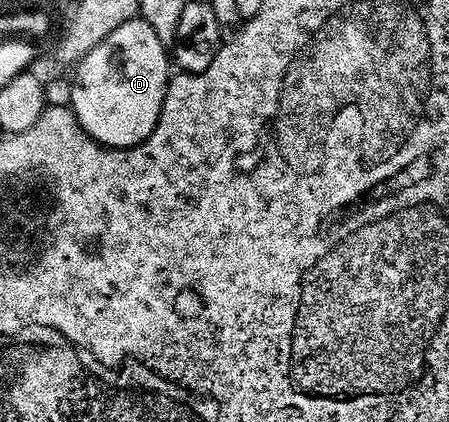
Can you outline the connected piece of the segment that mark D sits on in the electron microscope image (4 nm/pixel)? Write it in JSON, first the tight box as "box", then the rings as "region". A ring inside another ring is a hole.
{"box":[70,18,170,148],"region":[[[131,18],[126,24],[114,28],[114,32],[110,32],[110,36],[102,40],[102,44],[90,48],[90,52],[83,54],[79,62],[75,63],[76,75],[70,78],[70,109],[76,114],[80,127],[101,146],[127,148],[145,142],[156,127],[156,121],[162,112],[164,94],[168,91],[170,77],[168,66],[170,67],[170,54],[166,43],[154,36],[154,28],[150,28],[150,24],[146,24],[143,18]]]}

